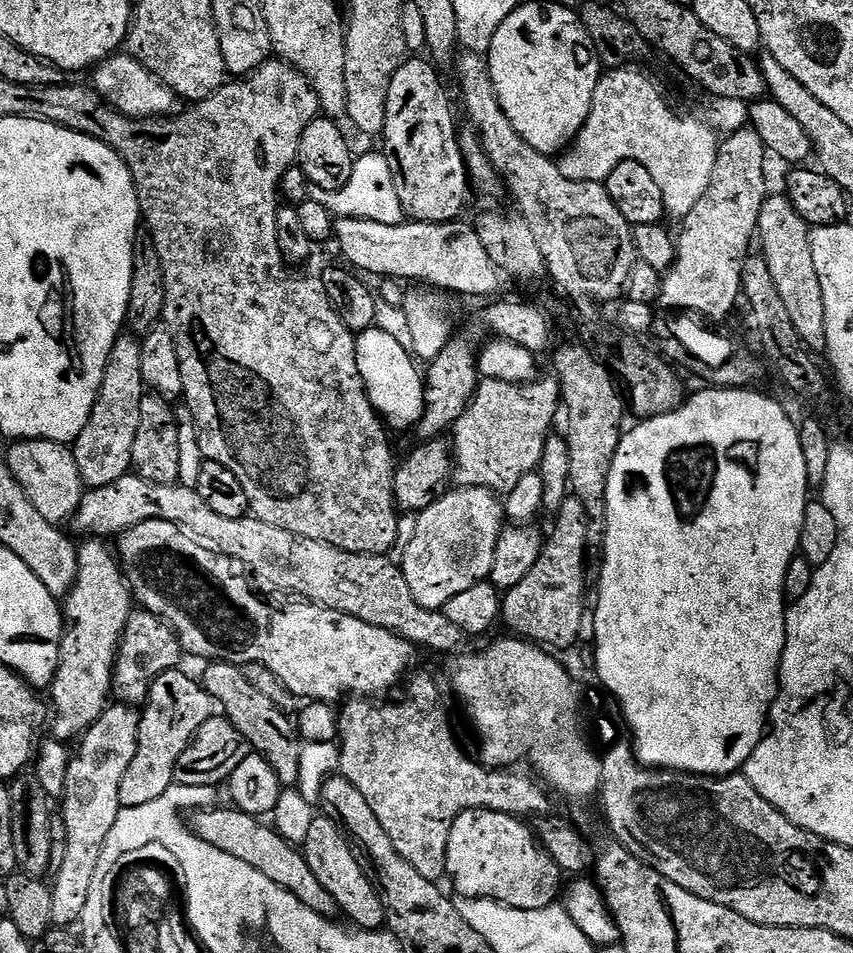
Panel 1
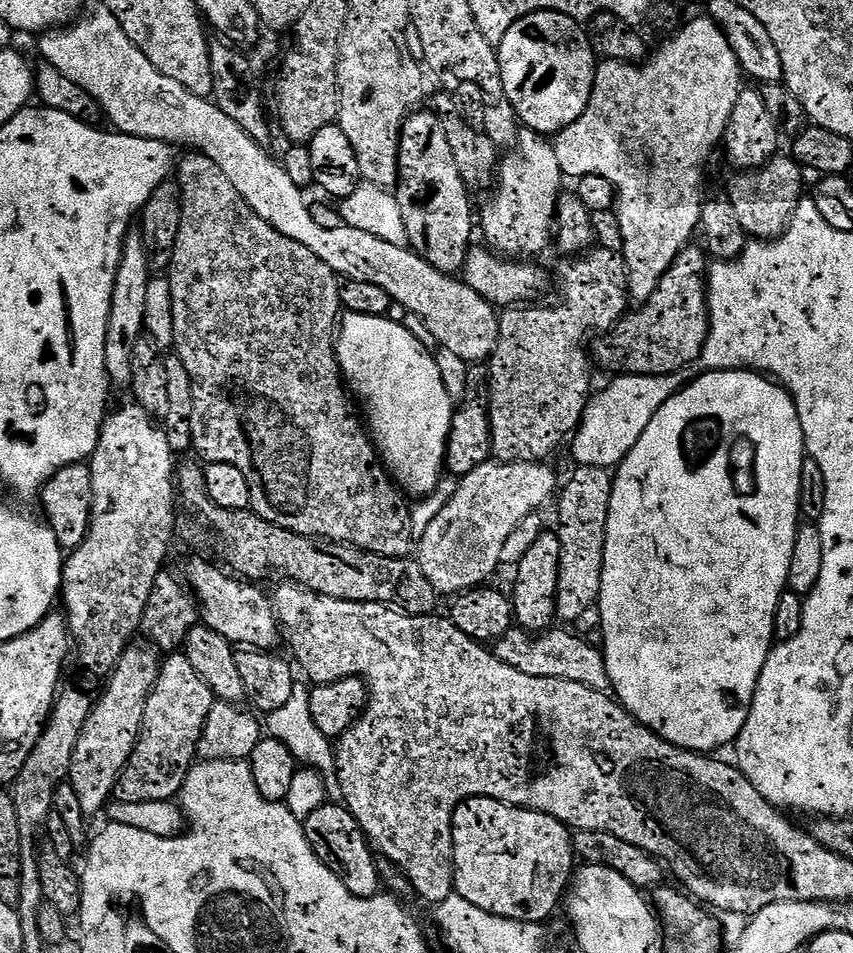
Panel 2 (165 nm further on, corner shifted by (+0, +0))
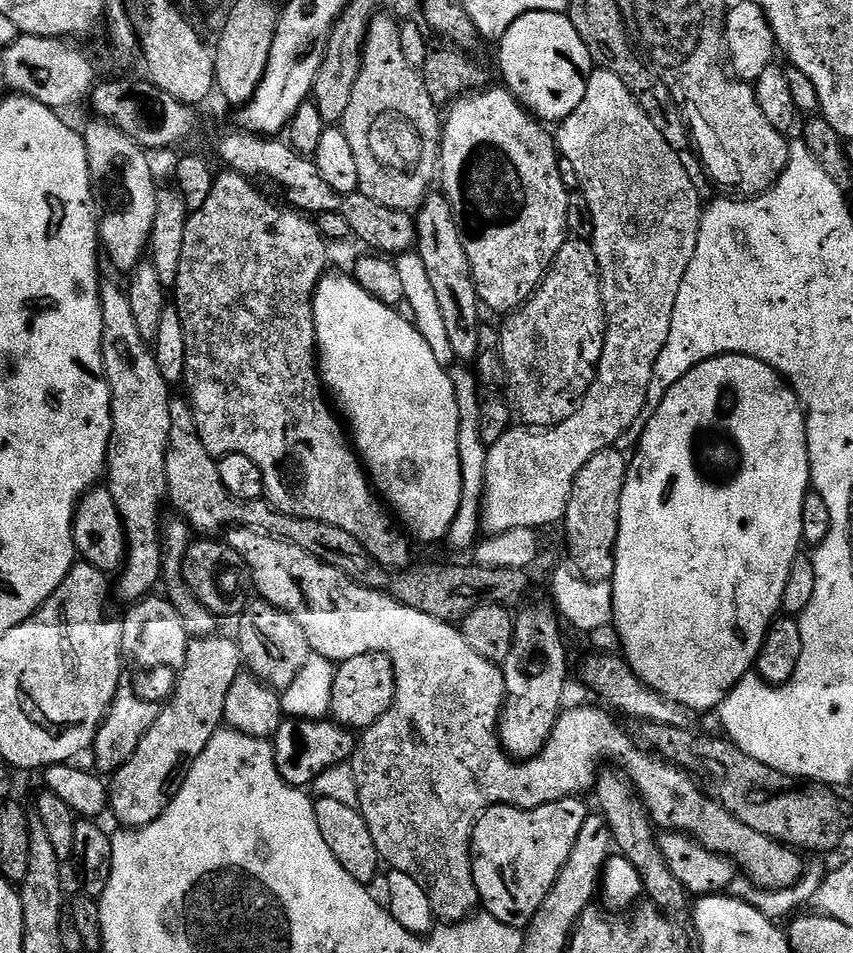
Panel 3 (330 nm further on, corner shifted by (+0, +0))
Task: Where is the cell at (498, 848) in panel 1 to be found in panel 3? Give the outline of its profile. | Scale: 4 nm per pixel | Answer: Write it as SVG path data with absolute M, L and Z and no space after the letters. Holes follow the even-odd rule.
M567 796L558 802L550 802L537 808L515 808L509 804L496 804L487 808L476 819L472 831L472 873L474 886L480 895L480 904L487 915L493 916L506 926L521 930L527 928L534 914L538 914L538 906L546 902L550 886L558 882L558 874L562 874L562 866L566 866L570 850L574 850L578 830L582 830L582 822L586 822L590 815L590 808L582 801L580 796Z

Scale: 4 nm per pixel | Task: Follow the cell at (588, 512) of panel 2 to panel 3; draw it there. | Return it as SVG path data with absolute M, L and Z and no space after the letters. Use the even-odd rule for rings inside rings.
M613 446L594 454L578 478L574 478L574 490L566 506L562 521L564 536L568 539L568 556L576 573L590 582L609 582L616 565L616 539L620 525L620 495L628 477L630 460L619 448Z

